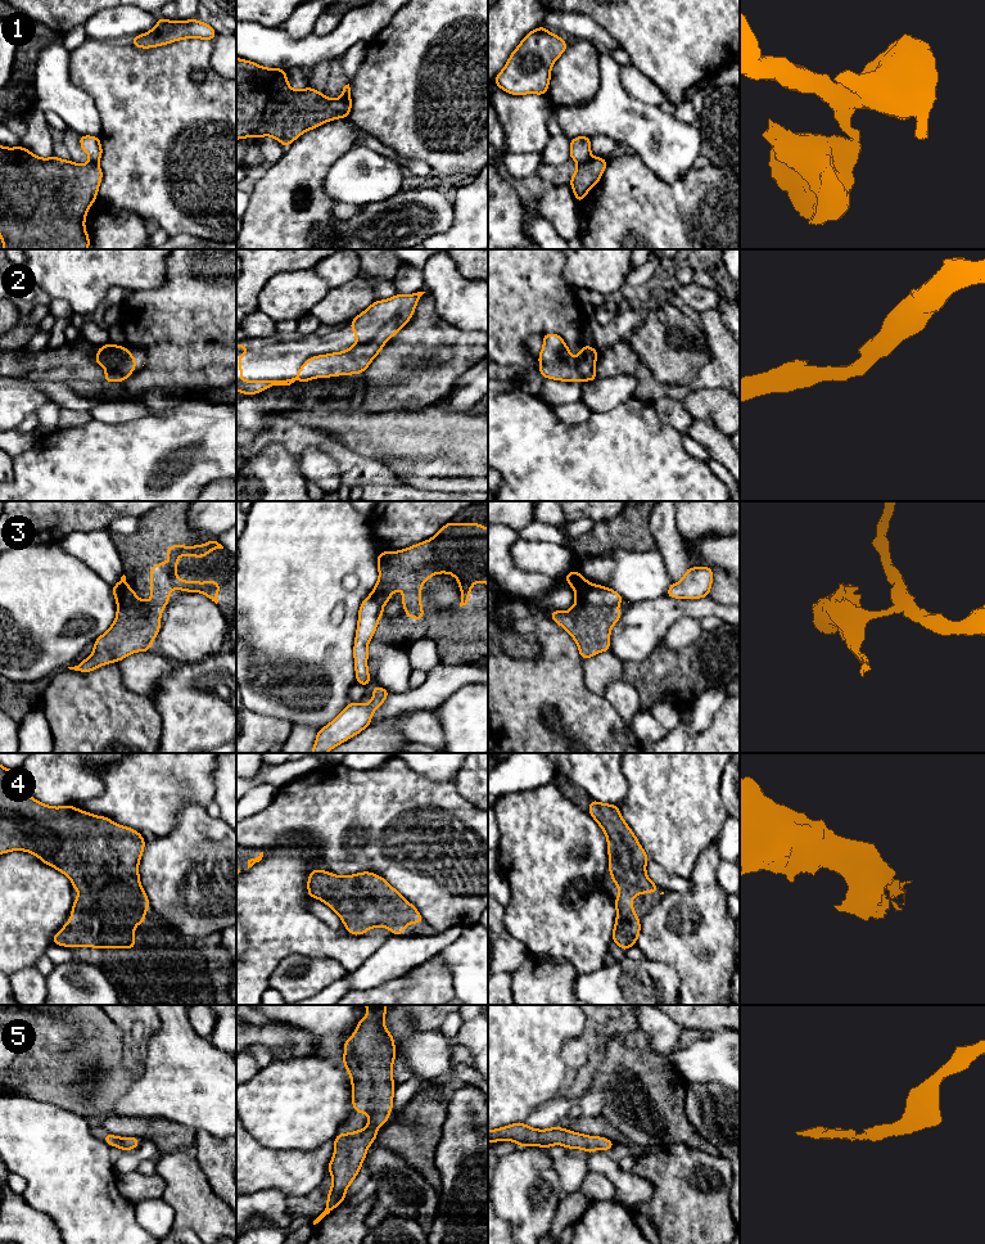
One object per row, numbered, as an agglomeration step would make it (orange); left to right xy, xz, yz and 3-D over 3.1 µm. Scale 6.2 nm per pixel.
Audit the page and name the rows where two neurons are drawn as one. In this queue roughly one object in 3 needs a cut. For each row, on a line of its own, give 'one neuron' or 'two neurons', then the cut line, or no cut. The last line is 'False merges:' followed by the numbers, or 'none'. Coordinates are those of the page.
1: two neurons; cut in yz along (591, 157), (578, 165)
2: one neuron; no cut
3: two neurons; cut in yz along (583, 591), (583, 596), (592, 604), (618, 605)
4: one neuron; no cut
5: one neuron; no cut
False merges: 1, 3

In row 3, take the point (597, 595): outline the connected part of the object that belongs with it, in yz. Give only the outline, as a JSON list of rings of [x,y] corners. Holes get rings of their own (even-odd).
[[[600,585],[586,589],[584,599],[596,607],[615,607],[624,600],[624,598],[613,589]]]

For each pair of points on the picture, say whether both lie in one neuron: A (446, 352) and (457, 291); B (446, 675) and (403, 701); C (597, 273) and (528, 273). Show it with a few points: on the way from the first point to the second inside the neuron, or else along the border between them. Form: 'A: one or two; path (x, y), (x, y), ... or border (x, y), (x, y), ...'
A: two; border (433, 305), (443, 320), (470, 333)
B: one; path (435, 685), (423, 698), (414, 699)
C: two; border (565, 262), (564, 279), (572, 287)

